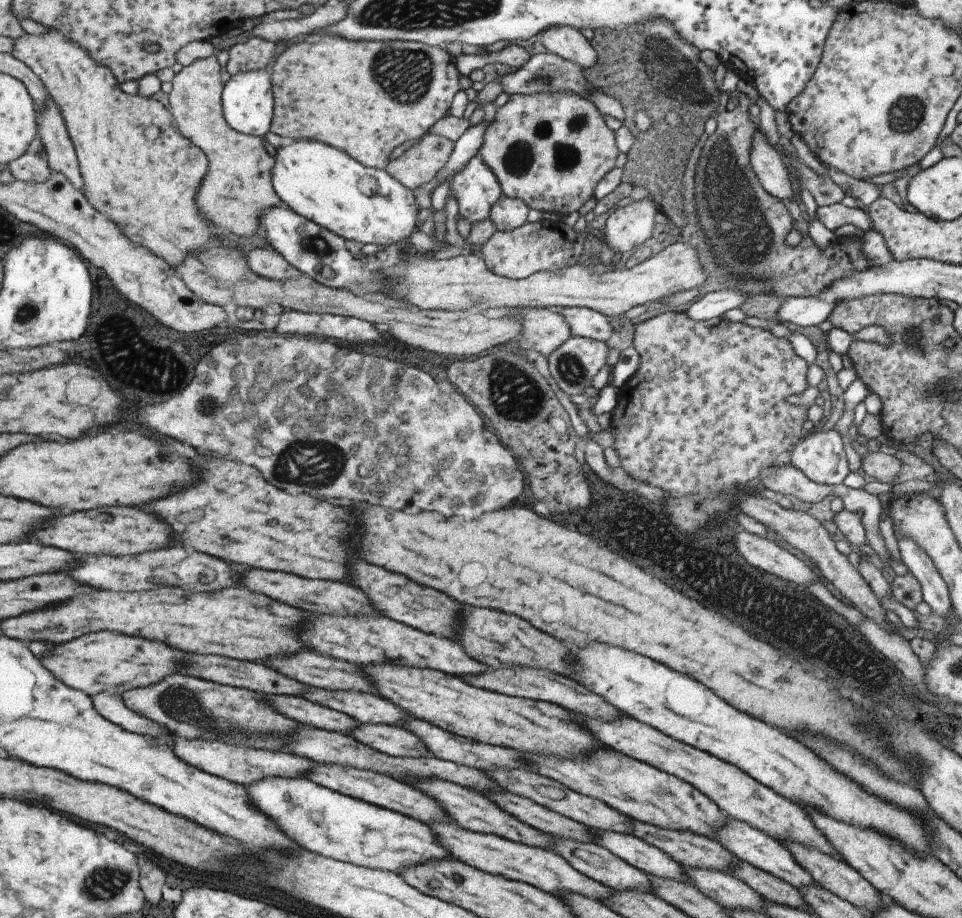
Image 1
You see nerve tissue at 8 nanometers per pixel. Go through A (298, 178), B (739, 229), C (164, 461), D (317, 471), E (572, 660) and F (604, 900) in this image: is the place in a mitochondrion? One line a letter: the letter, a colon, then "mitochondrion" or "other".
A: other
B: mitochondrion
C: mitochondrion
D: mitochondrion
E: other
F: other

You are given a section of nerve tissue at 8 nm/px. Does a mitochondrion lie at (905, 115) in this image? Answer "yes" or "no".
yes

